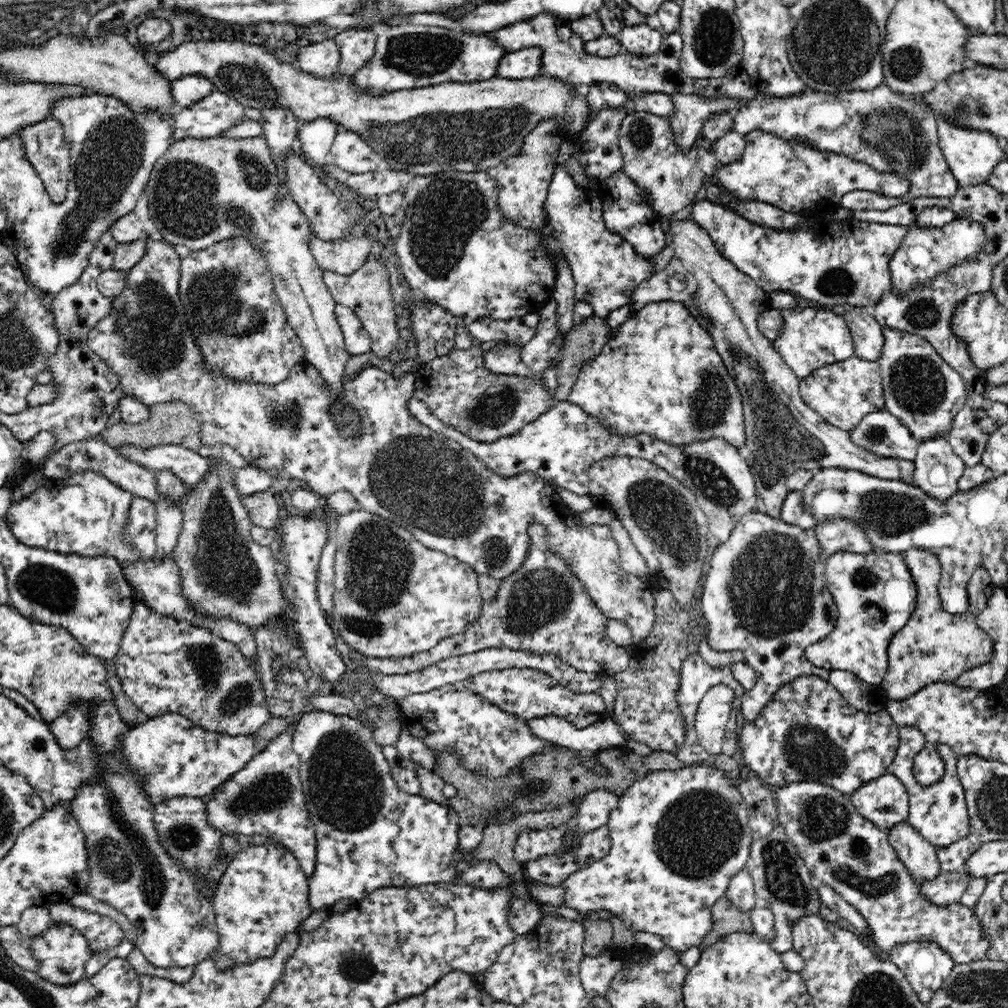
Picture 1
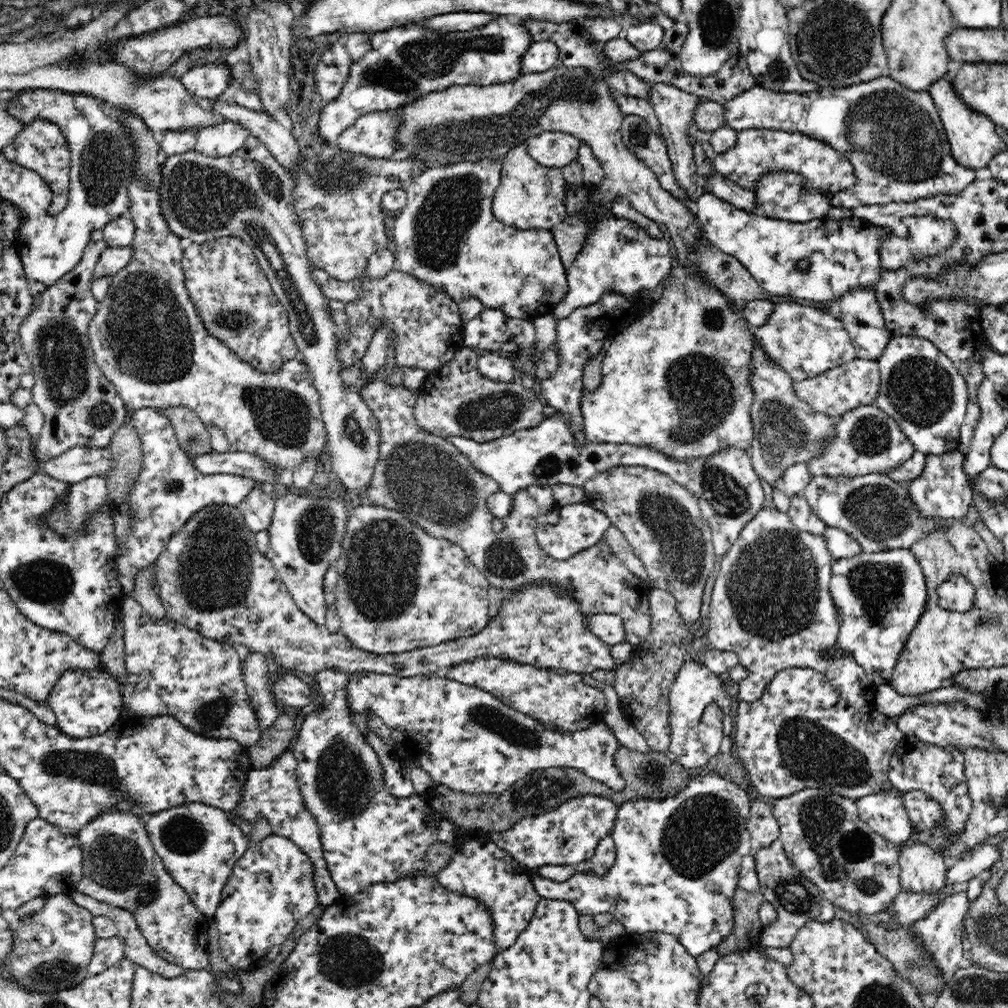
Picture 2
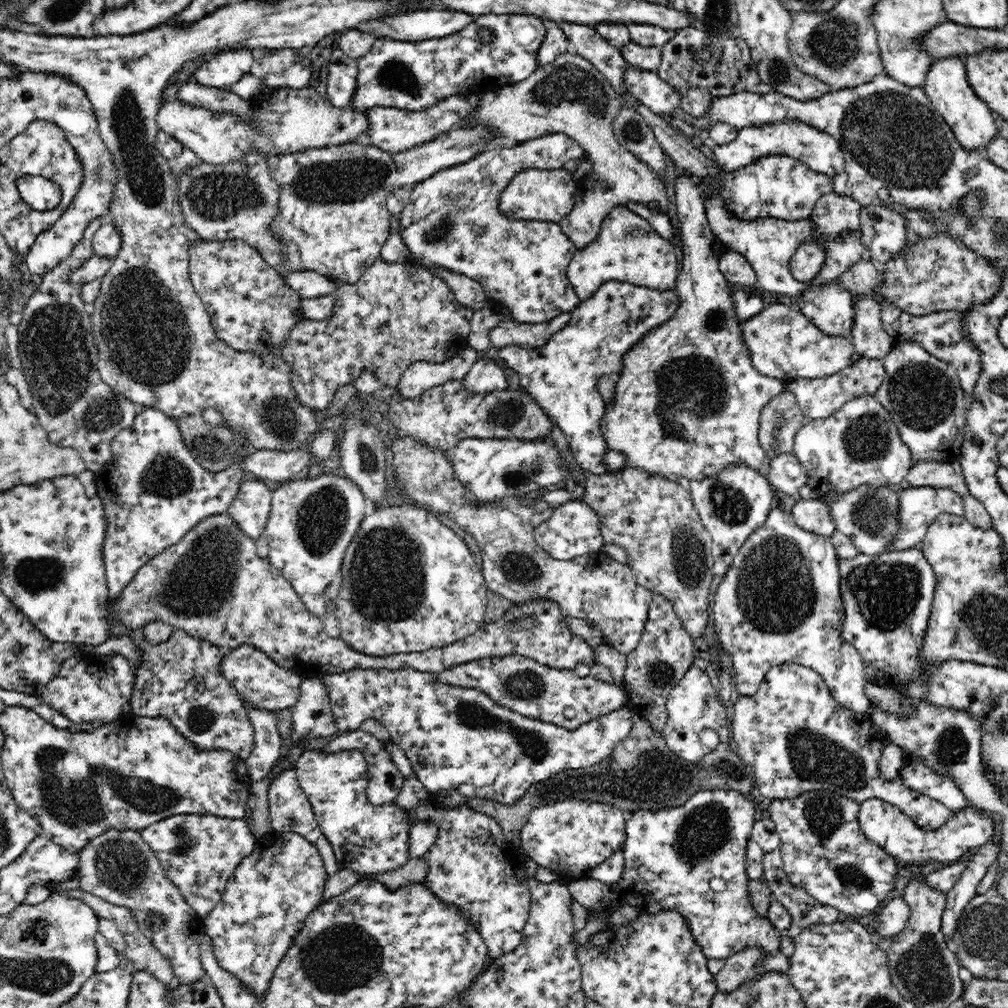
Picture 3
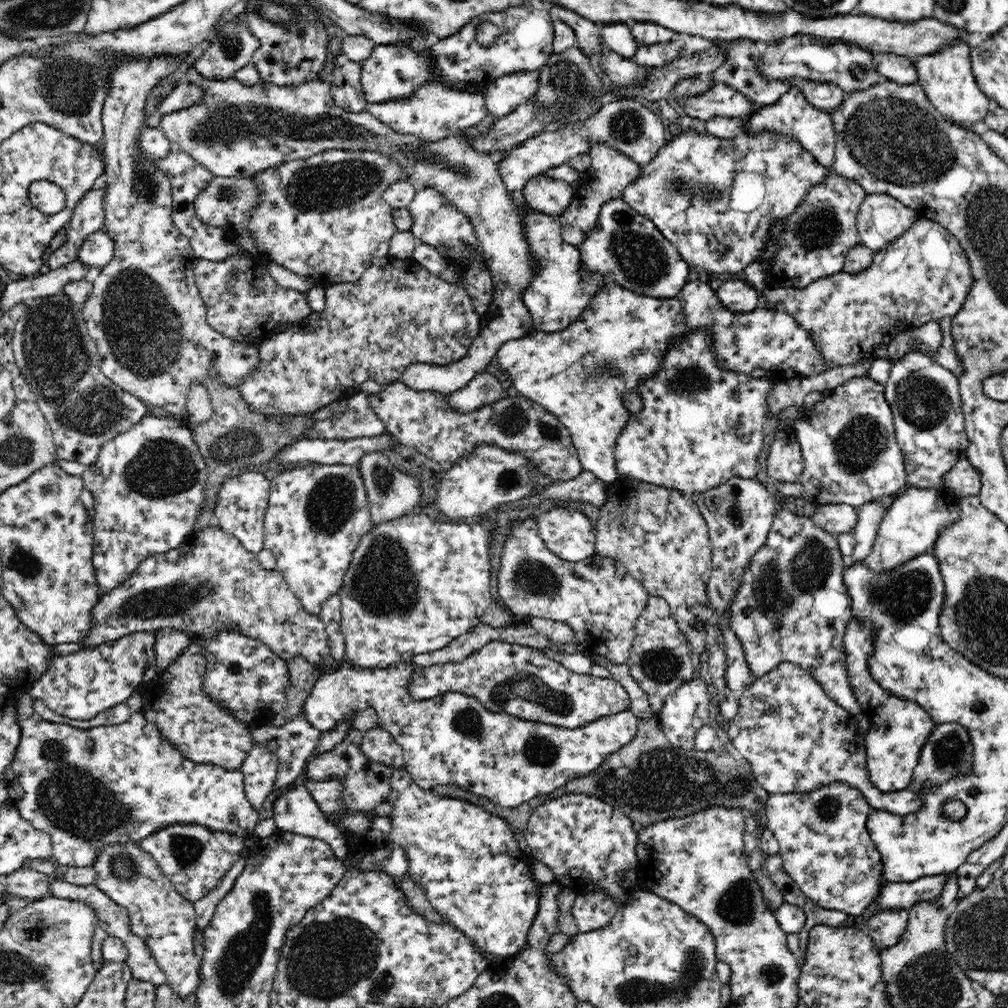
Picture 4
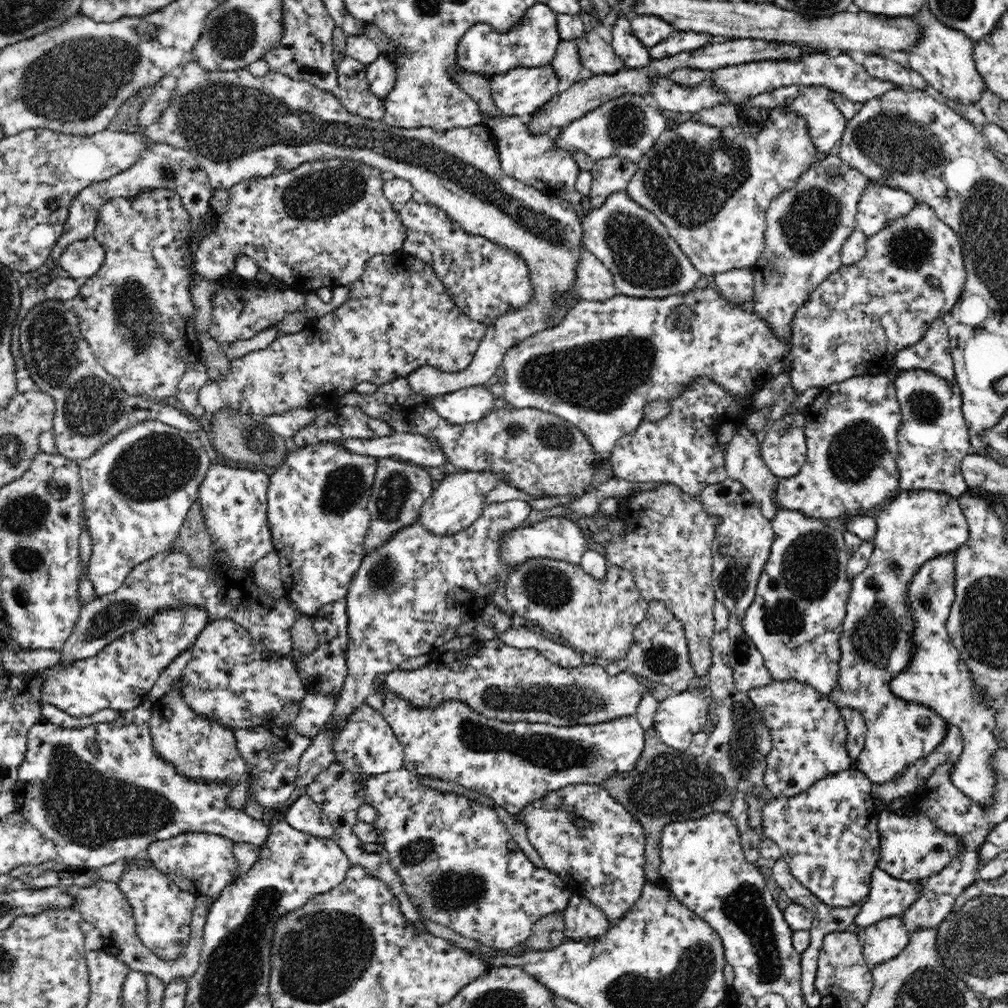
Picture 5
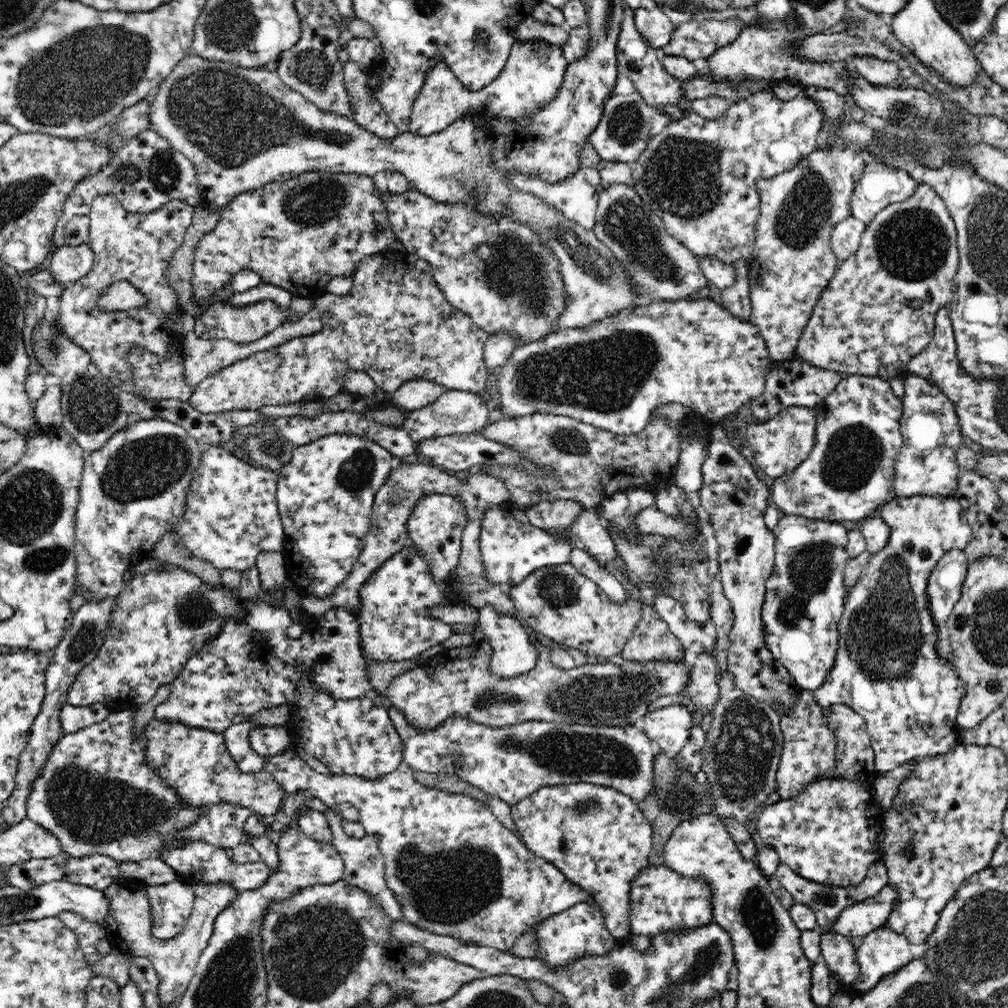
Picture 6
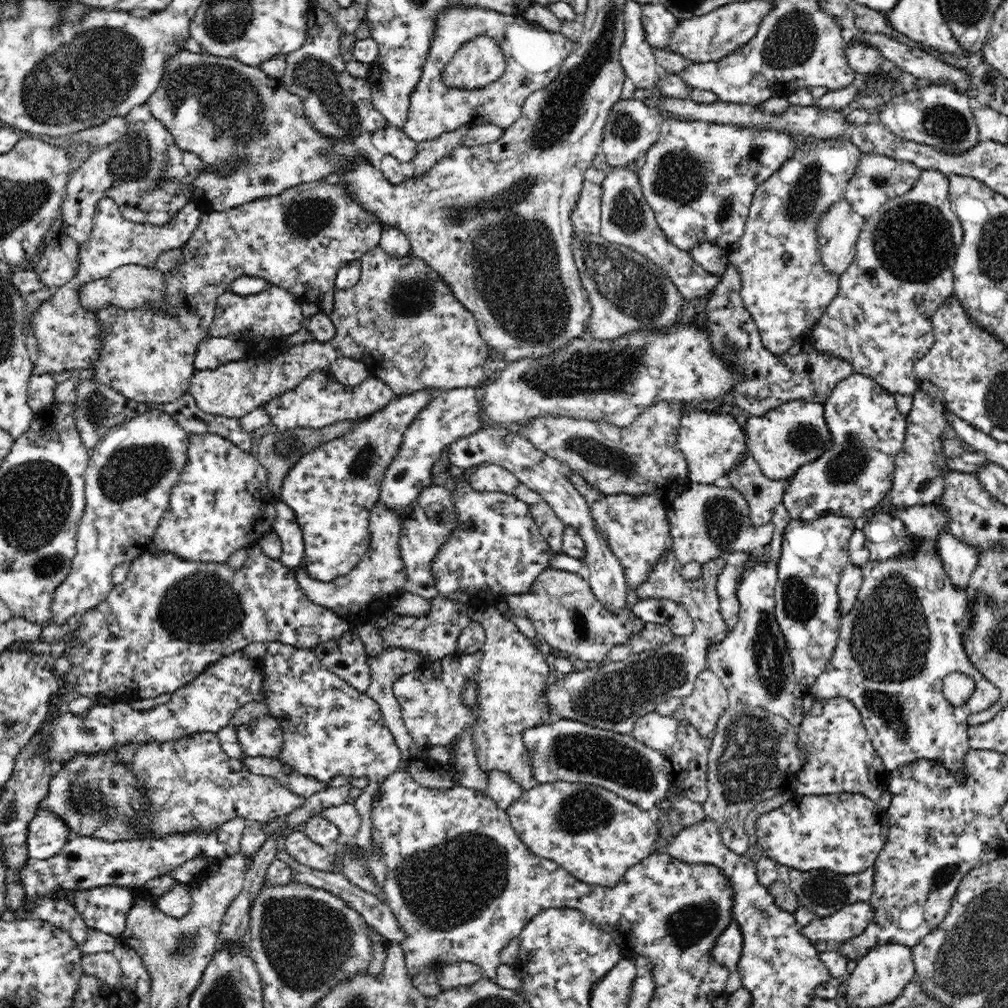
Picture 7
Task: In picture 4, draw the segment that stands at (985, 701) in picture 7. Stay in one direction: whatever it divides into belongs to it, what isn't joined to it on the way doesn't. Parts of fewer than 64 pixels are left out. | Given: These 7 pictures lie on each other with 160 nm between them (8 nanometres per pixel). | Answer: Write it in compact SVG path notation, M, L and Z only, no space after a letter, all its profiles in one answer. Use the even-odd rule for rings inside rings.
M910 486L887 508L886 514L879 524L872 552L864 561L872 570L878 572L892 570L920 554L931 552L934 542L938 538L938 532L961 517L959 501L948 489ZM853 618L847 627L843 643L847 653L850 684L863 710L862 713L867 716L872 725L872 730L869 730L865 736L869 779L881 792L894 793L908 788L922 744L926 742L930 732L933 732L936 723L922 706L907 698L896 696L870 677L868 668L869 655L873 652L872 635L872 626L863 626Z

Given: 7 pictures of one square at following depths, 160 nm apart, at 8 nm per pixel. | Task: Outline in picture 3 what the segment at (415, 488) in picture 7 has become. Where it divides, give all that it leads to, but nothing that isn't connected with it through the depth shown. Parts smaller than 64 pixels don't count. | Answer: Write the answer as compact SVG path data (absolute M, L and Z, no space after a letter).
M497 359L476 360L463 378L466 389L475 392L492 392L508 389L506 374Z

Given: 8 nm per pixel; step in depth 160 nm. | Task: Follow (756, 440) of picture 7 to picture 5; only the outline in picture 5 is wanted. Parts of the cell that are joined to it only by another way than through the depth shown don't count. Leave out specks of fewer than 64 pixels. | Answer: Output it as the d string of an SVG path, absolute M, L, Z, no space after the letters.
M790 413L771 421L761 444L761 457L776 478L790 478L800 472L807 459L803 413Z

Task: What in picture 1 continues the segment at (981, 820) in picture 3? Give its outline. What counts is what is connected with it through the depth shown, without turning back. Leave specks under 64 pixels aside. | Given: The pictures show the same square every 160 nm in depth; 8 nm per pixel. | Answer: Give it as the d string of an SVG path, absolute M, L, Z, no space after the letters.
M888 772L864 782L850 796L858 812L878 828L888 830L908 818L908 791L898 777Z

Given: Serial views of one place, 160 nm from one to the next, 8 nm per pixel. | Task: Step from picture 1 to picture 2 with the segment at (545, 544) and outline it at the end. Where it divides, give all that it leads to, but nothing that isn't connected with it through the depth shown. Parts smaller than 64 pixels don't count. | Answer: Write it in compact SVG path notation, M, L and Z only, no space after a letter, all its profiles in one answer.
M210 504L210 506L204 506L202 510L198 510L196 514L192 514L190 518L188 518L188 522L186 522L178 532L175 532L172 535L172 538L167 542L164 552L162 552L162 554L160 554L160 556L155 560L155 568L157 568L158 595L160 595L160 601L162 601L164 609L166 609L165 616L168 617L168 619L185 625L188 629L196 630L203 637L211 638L212 640L230 643L231 645L234 642L244 644L250 653L262 653L262 655L266 656L269 661L273 661L273 665L296 672L308 680L311 679L316 672L324 670L324 668L339 668L340 670L350 674L355 673L356 671L362 671L367 673L373 672L376 674L396 675L402 678L415 677L418 675L431 676L441 674L444 669L454 665L462 664L466 661L473 661L474 659L482 657L500 657L507 660L513 660L517 663L532 665L536 668L557 671L562 669L568 673L581 675L586 673L590 674L591 672L594 672L594 670L614 670L618 666L618 662L616 662L614 657L612 657L612 646L604 643L603 640L600 640L598 636L590 631L590 627L588 627L588 620L590 620L590 617L586 617L586 615L582 613L582 607L580 607L580 603L572 597L572 593L570 593L568 589L558 587L558 585L548 580L530 582L530 585L523 585L516 590L508 592L502 606L500 606L498 614L491 618L488 625L482 631L472 634L472 636L456 638L442 642L442 644L437 646L420 648L399 654L378 655L356 649L356 647L354 647L341 632L332 633L326 629L325 625L317 626L306 614L304 614L304 612L298 609L298 606L295 604L295 601L292 599L292 596L286 589L283 580L279 576L278 571L275 569L273 562L265 555L265 553L260 552L260 550L256 548L254 532L249 526L246 526L244 517L240 514L240 511L236 506L228 506L227 504Z

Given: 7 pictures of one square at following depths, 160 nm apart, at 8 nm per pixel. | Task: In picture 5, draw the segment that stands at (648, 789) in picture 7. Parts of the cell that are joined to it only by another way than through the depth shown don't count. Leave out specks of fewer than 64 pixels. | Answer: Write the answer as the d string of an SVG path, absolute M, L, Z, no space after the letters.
M383 680L373 686L373 692L383 695L383 718L404 747L403 767L406 770L412 771L419 778L457 782L471 791L492 798L497 806L511 815L521 812L528 803L550 791L580 783L600 785L600 782L612 774L628 773L644 750L646 728L632 714L609 722L577 726L553 726L524 721L506 723L487 718L460 700L440 702L436 709L421 708L392 693L385 687Z

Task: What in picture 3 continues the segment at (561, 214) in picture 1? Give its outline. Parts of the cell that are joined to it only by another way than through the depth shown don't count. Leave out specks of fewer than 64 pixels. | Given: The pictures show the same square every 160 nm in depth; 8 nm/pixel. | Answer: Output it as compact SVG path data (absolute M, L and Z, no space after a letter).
M620 205L604 218L601 231L596 240L574 254L567 268L567 275L576 295L581 301L592 298L592 295L608 281L625 282L634 286L645 286L656 290L673 290L678 276L678 258L675 249L668 239L662 238L642 217Z

